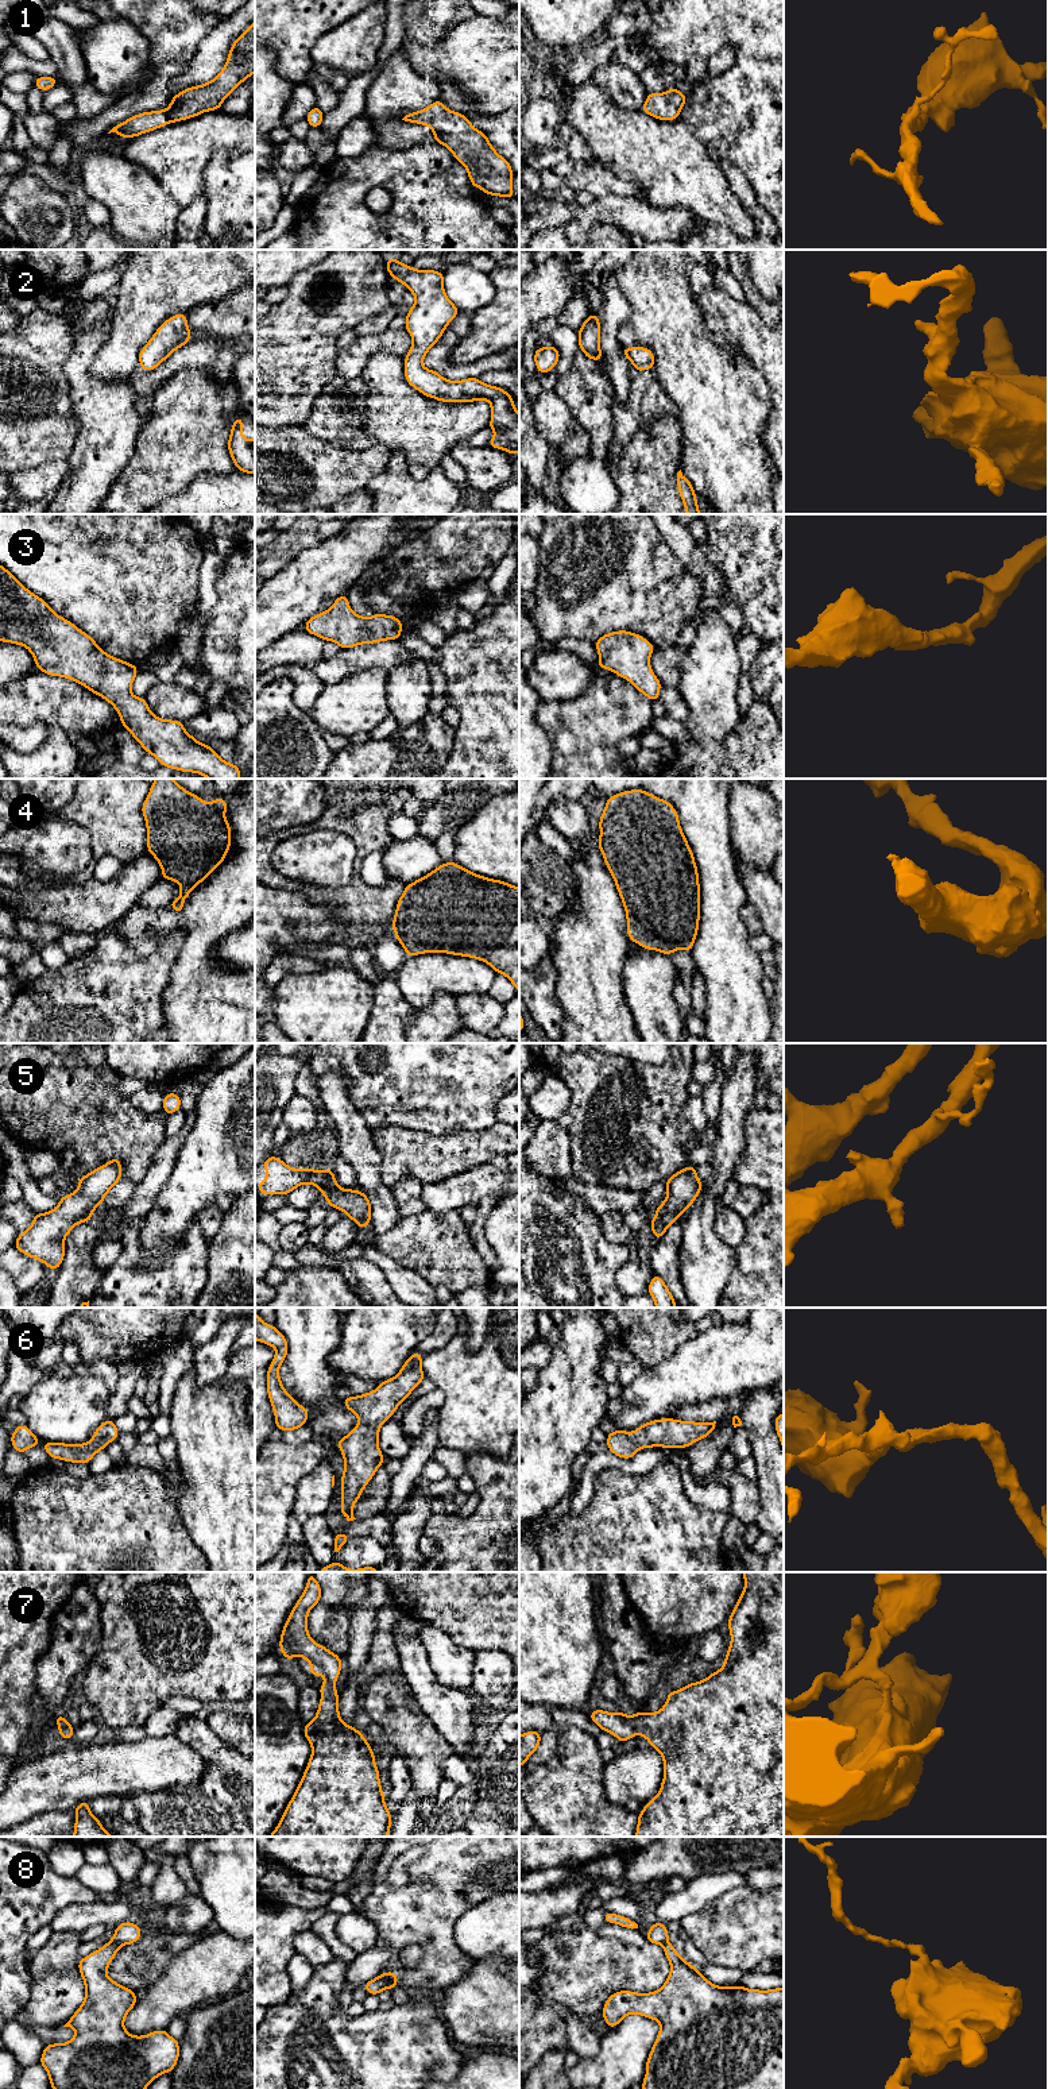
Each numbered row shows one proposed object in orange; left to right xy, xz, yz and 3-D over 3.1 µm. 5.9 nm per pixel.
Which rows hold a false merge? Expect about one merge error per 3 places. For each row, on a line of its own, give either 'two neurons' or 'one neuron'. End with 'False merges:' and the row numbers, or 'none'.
1: one neuron
2: one neuron
3: one neuron
4: one neuron
5: one neuron
6: one neuron
7: one neuron
8: two neurons
False merges: 8

